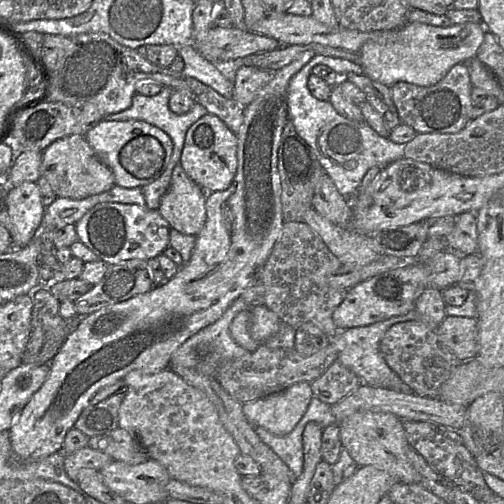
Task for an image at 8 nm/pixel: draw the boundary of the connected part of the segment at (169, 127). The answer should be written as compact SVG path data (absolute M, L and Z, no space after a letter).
M165 86L154 96L135 93L128 109L106 115L104 118L107 121L141 120L167 133L173 142L173 154L167 166L168 169L173 169L180 164L185 135L189 127L208 113L198 102L195 102L193 107L184 114L173 113L169 108L169 99L173 91L173 88Z

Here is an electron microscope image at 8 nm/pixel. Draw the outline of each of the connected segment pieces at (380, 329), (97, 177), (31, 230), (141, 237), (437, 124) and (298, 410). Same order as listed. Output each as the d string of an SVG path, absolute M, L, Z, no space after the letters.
M414 309L407 314L394 316L389 319L368 325L355 327L343 331L338 331L335 336L329 339L338 349L338 358L336 361L352 370L362 381L363 384L371 385L377 388L385 388L403 393L413 393L404 381L387 365L380 351L380 342L385 332L394 324L411 320L418 320Z
M73 134L56 140L42 152L41 176L44 177L57 197L84 199L108 191L115 185L115 178L110 168L96 155L85 136Z
M23 182L10 187L7 196L9 216L12 221L12 247L25 248L40 227L45 212L36 182Z
M104 202L91 208L75 223L78 240L107 264L156 258L169 247L170 225L156 209L136 204Z
M454 65L436 84L419 86L397 82L390 86L393 103L402 123L411 126L417 133L457 133L471 120L471 89L468 66Z
M300 382L285 390L243 403L248 422L276 436L289 434L305 414L313 393L309 382Z

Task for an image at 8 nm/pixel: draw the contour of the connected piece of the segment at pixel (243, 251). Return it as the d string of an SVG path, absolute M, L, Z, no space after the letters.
M307 50L290 64L275 70L273 78L243 108L243 123L235 134L235 177L226 190L206 193L206 222L196 236L190 260L180 266L178 272L164 284L84 316L70 332L50 363L47 379L32 395L9 429L12 449L20 460L34 461L58 451L62 452L67 432L74 427L83 409L100 389L122 380L134 370L153 374L168 368L172 354L199 330L218 320L230 304L255 281L257 271L268 259L285 224L282 216L278 148L288 119L288 86L292 77L315 56L313 50Z

